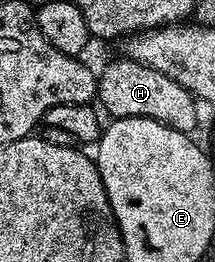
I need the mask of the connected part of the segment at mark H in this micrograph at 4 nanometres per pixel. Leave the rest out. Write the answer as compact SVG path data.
M127 58L112 60L104 69L99 69L96 82L96 95L99 107L105 113L108 111L110 114L109 117L118 120L122 118L150 118L151 120L157 120L159 124L167 124L168 127L179 132L195 133L197 97L193 96L191 92L187 92L178 82L174 82L174 78L170 78L150 66L142 66L136 60Z

